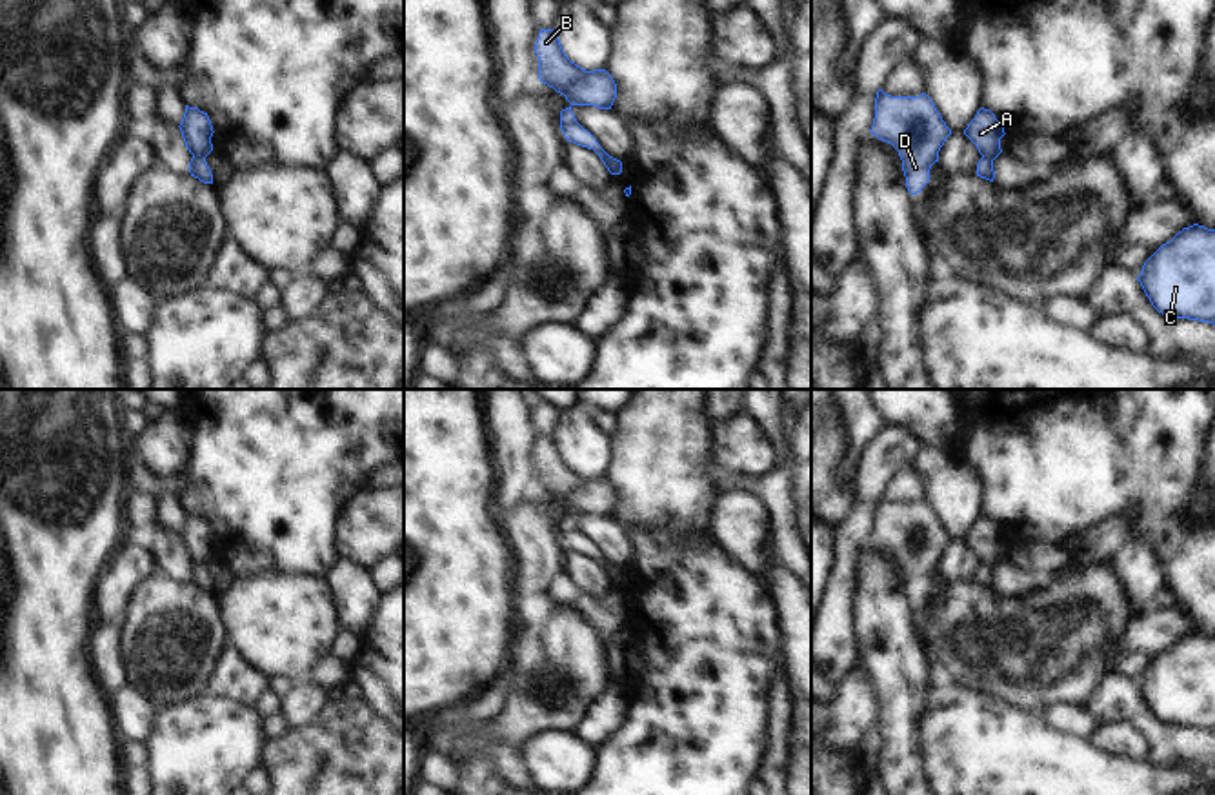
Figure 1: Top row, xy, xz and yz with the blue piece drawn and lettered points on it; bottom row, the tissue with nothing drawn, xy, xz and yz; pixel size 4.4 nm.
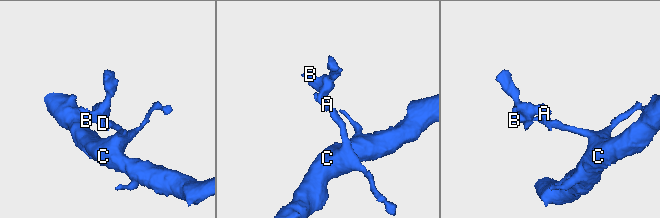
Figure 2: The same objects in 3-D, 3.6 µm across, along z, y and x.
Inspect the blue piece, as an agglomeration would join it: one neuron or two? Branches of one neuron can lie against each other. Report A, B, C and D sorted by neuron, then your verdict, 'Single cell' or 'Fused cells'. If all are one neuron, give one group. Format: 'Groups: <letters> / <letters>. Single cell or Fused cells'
Groups: A B D / C. Fused cells

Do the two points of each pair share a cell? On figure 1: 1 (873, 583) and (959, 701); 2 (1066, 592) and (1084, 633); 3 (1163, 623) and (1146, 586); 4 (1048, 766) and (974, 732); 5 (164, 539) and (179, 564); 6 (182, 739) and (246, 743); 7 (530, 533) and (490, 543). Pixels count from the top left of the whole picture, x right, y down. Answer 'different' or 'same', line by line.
1: different
2: same
3: different
4: same
5: same
6: same
7: different

